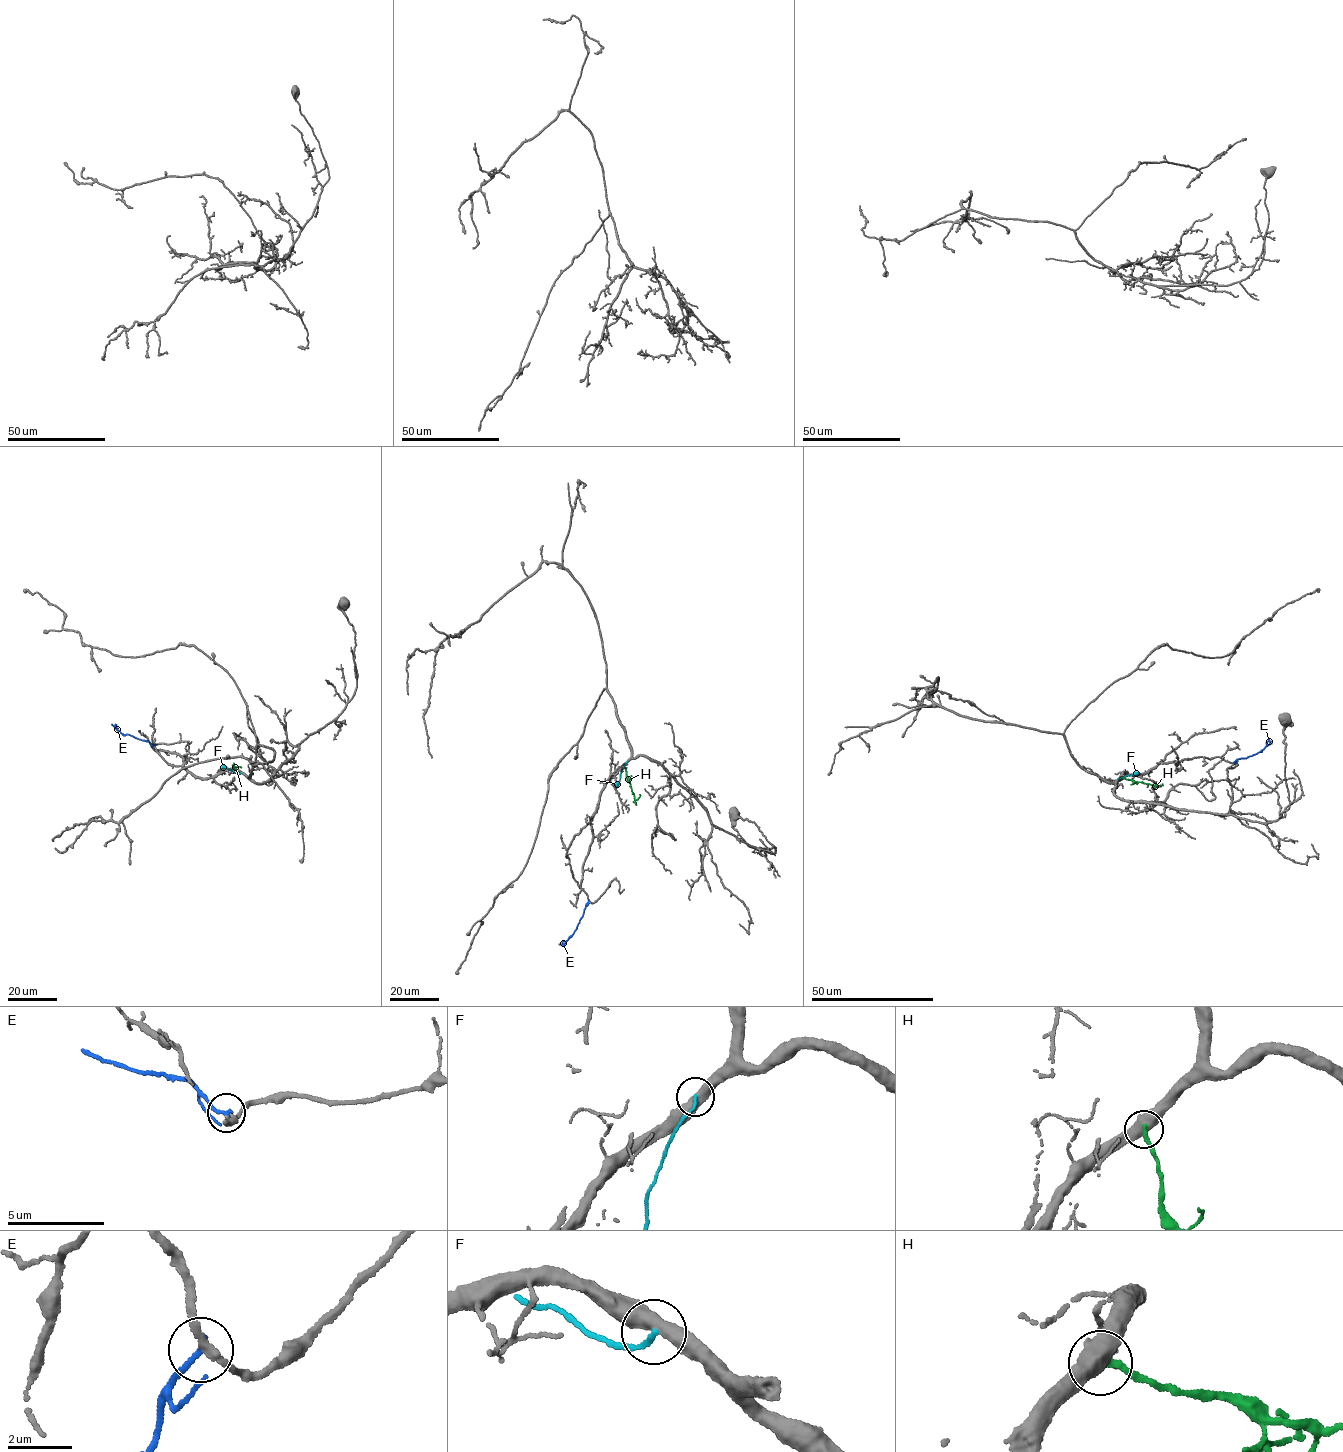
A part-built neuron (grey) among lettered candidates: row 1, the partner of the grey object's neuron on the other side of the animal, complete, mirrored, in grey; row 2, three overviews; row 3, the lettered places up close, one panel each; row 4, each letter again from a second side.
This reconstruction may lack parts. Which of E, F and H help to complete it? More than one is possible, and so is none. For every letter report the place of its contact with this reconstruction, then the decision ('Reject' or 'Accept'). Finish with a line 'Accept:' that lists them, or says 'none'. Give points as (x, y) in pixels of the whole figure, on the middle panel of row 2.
E: Touches grey at (588, 901). Reject
F: Touches grey at (626, 762). Reject
H: Touches grey at (624, 765). Reject
Accept: none

